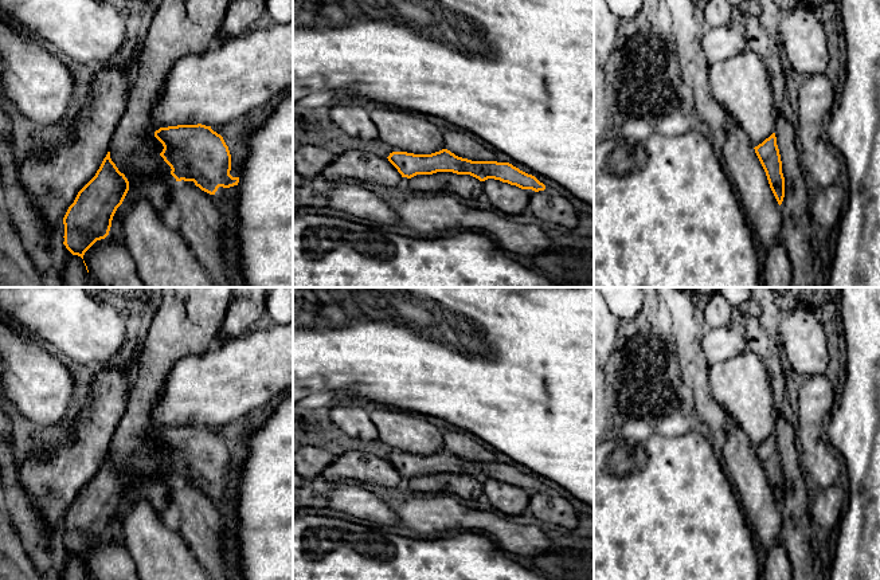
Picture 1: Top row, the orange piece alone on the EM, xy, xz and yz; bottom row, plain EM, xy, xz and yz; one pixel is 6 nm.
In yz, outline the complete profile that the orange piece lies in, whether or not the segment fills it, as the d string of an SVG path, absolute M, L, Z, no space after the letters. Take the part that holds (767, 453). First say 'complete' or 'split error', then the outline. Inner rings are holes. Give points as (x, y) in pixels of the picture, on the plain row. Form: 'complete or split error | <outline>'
complete | M775 434L754 450L766 473L770 489L781 506L785 498L785 478Z

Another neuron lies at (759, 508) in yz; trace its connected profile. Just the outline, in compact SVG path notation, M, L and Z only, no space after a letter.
M728 418L728 428L723 438L724 469L738 495L744 520L758 534L764 552L782 545L781 508L747 434Z

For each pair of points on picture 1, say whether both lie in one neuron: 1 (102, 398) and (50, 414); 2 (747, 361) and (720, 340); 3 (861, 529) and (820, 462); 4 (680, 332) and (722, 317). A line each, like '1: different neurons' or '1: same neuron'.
1: different neurons
2: same neuron
3: different neurons
4: different neurons

